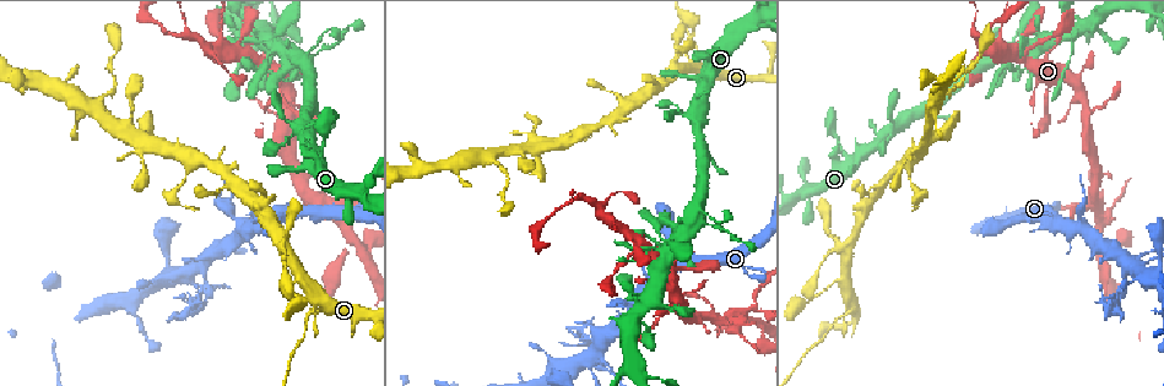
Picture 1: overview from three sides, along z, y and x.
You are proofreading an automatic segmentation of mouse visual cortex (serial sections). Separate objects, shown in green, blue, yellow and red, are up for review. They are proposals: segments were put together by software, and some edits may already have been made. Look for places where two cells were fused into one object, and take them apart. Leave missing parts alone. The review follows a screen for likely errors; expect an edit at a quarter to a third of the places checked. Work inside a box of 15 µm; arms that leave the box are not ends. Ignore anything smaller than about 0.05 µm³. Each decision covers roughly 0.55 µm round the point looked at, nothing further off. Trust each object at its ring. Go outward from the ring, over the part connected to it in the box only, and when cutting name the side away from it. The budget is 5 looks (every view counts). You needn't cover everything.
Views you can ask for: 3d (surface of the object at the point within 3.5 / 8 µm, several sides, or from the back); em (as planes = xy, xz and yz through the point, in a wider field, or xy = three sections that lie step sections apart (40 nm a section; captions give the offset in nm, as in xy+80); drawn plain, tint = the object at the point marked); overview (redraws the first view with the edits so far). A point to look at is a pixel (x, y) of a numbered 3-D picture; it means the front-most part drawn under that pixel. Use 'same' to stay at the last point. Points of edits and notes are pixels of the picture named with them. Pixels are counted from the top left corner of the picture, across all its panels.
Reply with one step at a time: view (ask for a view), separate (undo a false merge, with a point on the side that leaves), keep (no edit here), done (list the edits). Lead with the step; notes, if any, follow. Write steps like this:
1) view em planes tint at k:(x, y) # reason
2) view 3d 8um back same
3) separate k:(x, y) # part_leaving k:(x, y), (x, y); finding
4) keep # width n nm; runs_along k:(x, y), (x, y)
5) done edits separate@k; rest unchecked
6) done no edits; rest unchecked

view 3d 3.5um at 1:(713, 224) # calibre changes

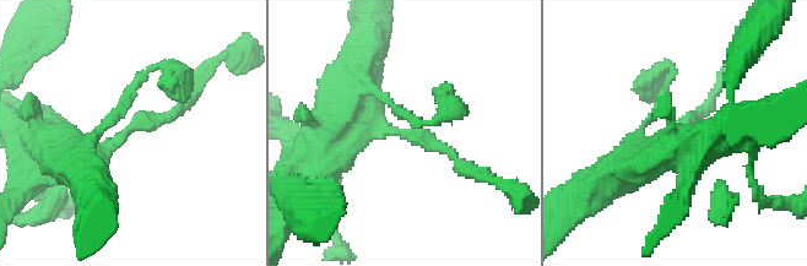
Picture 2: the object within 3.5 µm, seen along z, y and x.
view em xy step 1 tint at 2:(396, 133) # arm_widths 150, 500 nm

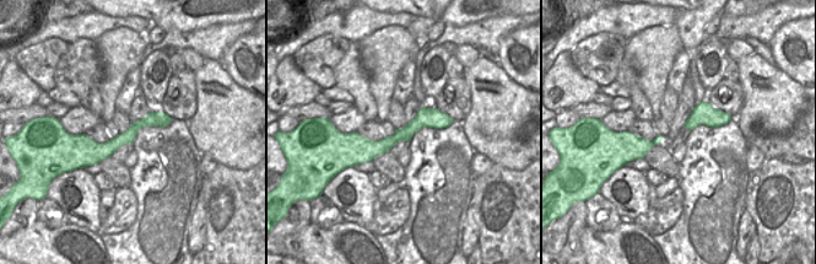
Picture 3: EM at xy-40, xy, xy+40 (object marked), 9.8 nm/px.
keep # all the same cell

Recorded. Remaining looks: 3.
view 3d 3.5um at 1:(662, 251) # four or more arms meet

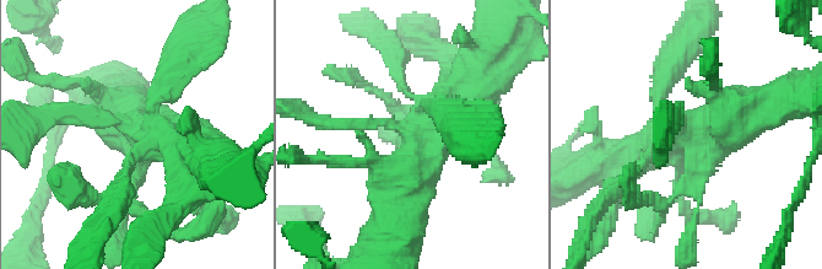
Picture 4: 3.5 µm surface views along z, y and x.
view em xy step 5 tint at 4:(687, 127)

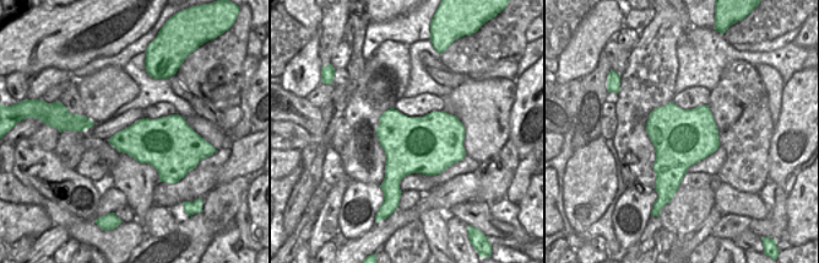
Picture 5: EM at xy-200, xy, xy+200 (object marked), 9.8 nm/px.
keep # runs_along 4:(474, 77), (398, 182), (398, 200); continuous, no second cell

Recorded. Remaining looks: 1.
done no edits; rest unchecked

